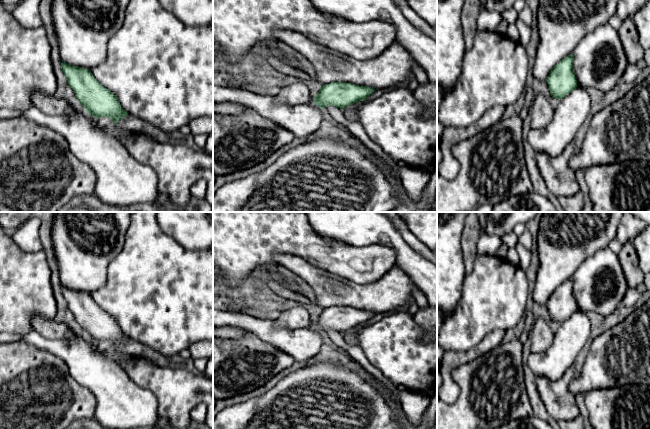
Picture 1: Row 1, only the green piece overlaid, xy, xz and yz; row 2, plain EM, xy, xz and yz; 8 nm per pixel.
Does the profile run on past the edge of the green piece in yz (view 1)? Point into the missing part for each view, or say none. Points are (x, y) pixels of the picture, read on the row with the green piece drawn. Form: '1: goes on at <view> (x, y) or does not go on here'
1: does not go on here

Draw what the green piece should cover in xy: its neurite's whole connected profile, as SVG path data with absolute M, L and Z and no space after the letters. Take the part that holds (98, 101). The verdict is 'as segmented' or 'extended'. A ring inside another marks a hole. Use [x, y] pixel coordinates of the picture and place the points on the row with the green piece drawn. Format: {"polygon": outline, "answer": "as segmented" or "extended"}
{"polygon": "M63 61L61 67L68 85L91 116L96 119L110 117L115 124L128 115L117 97L109 89L103 87L90 70L71 66Z", "answer": "as segmented"}

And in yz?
{"polygon": "M568 55L557 63L546 81L552 97L560 100L570 94L578 85L574 74L574 55Z", "answer": "as segmented"}

